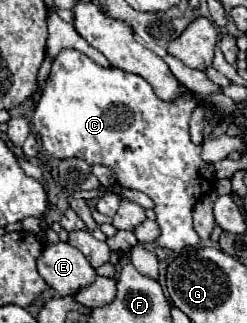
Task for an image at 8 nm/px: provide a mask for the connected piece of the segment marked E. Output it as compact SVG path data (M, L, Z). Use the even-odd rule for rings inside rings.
M69 243L45 245L41 257L37 259L37 269L47 285L61 297L75 295L97 279L97 273L85 255Z

